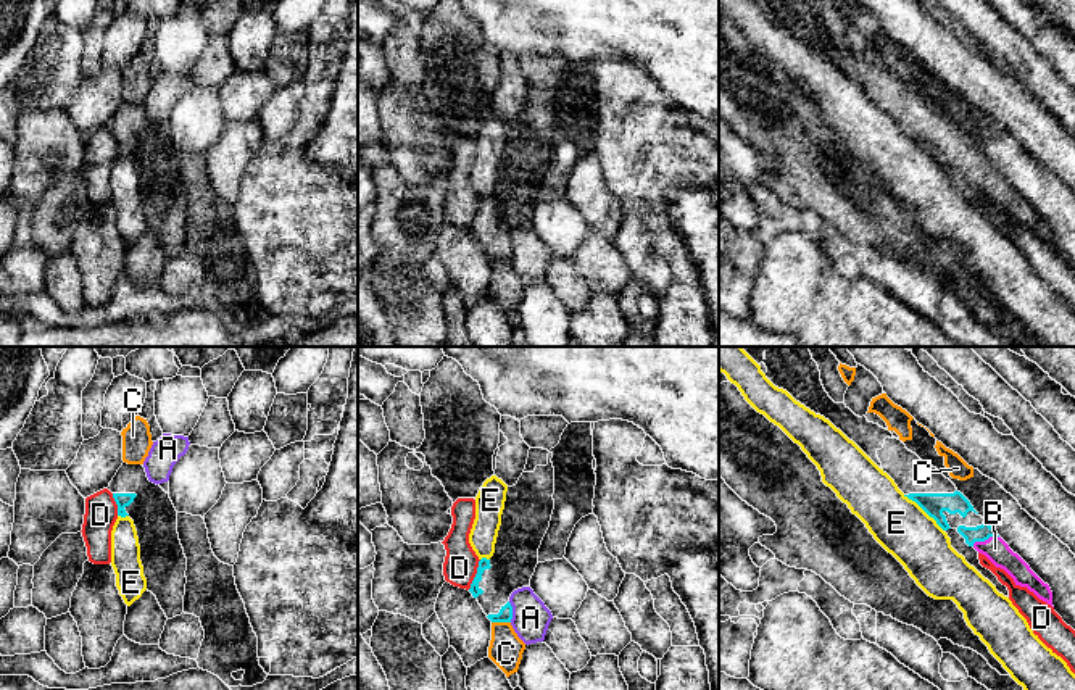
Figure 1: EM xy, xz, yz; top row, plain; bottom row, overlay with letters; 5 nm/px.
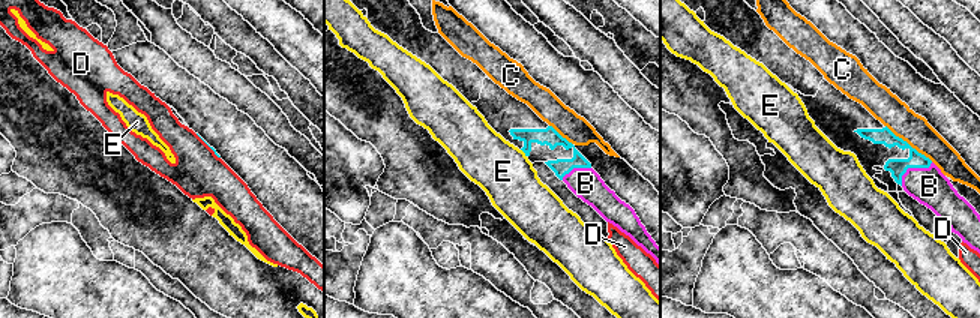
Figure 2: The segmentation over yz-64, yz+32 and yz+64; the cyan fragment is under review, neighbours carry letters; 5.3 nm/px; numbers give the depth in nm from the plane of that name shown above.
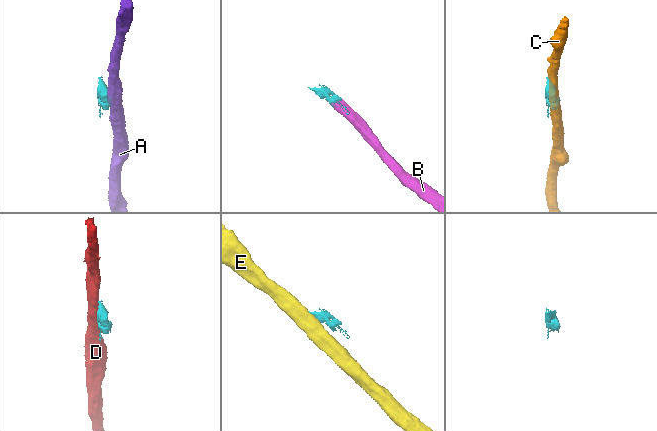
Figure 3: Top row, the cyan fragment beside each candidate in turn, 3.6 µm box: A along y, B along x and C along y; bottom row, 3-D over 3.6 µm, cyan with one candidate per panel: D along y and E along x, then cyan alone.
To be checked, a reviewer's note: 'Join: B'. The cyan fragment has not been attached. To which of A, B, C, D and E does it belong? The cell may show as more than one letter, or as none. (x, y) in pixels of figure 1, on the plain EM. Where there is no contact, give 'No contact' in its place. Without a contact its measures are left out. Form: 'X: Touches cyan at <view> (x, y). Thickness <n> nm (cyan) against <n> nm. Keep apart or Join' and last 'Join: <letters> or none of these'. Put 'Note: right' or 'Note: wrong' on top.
Note: right
A: Touches cyan at xz (511, 250). Thickness 70 nm (cyan) against 190 nm. Keep apart
B: Touches cyan at yz (985, 178). Thickness 80 nm (cyan) against 120 nm. Join
C: Touches cyan at xz (502, 260). Thickness 70 nm (cyan) against 170 nm. Keep apart
D: Touches cyan at xz (476, 213). Thickness 60 nm (cyan) against 170 nm. Keep apart
E: Touches cyan at yz (924, 149). Thickness 110 nm (cyan) against 280 nm. Keep apart
Join: B

